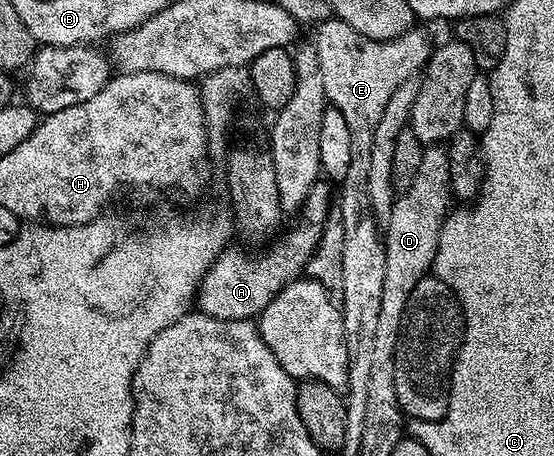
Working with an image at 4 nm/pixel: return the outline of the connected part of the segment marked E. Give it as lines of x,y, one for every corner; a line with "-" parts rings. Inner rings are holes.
338,24
337,29
328,33
325,27
318,28
315,44
319,55
319,71
323,71
325,100
332,108
347,119
351,127
351,163
354,167
362,164
369,145
375,139
376,124
391,93
403,79
418,76
424,70
425,62
435,48
432,41
420,27
408,29
390,41
372,41
367,35
359,35
351,27

